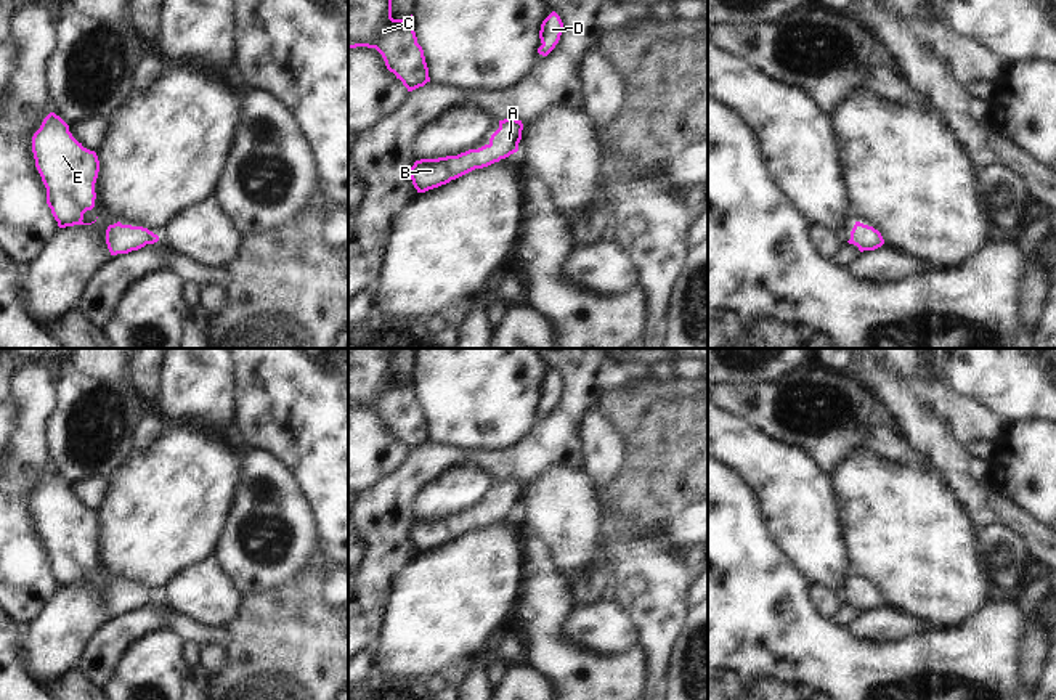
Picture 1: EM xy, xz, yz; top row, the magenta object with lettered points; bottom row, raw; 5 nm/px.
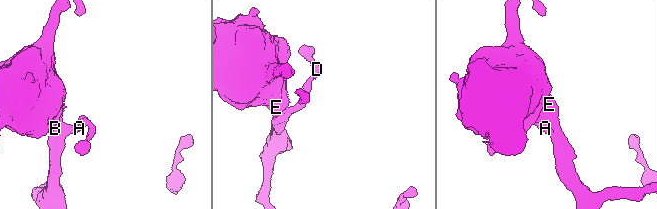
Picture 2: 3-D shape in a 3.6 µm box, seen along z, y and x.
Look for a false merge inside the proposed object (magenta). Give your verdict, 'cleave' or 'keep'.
keep

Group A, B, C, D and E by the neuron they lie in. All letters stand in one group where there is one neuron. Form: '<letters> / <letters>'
A B C D E

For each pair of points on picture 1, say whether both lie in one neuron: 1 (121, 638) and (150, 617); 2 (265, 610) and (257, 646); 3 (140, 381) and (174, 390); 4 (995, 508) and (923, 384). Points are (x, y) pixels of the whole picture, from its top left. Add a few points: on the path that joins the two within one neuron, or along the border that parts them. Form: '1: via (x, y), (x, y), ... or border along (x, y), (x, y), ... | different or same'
1: via (127, 631), (143, 622) | same
2: via (257, 618), (257, 638) | same
3: border along (161, 365), (153, 406) | different
4: border along (915, 392), (920, 402), (949, 423), (965, 448) | different

